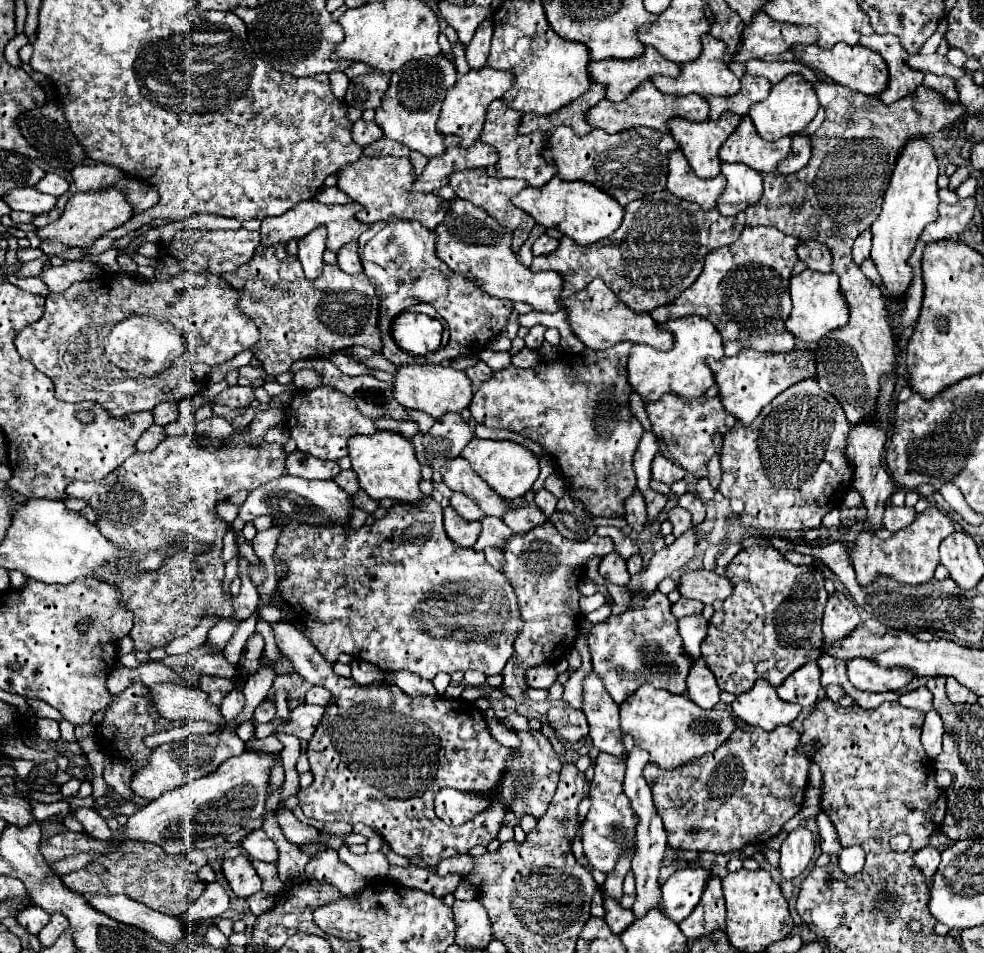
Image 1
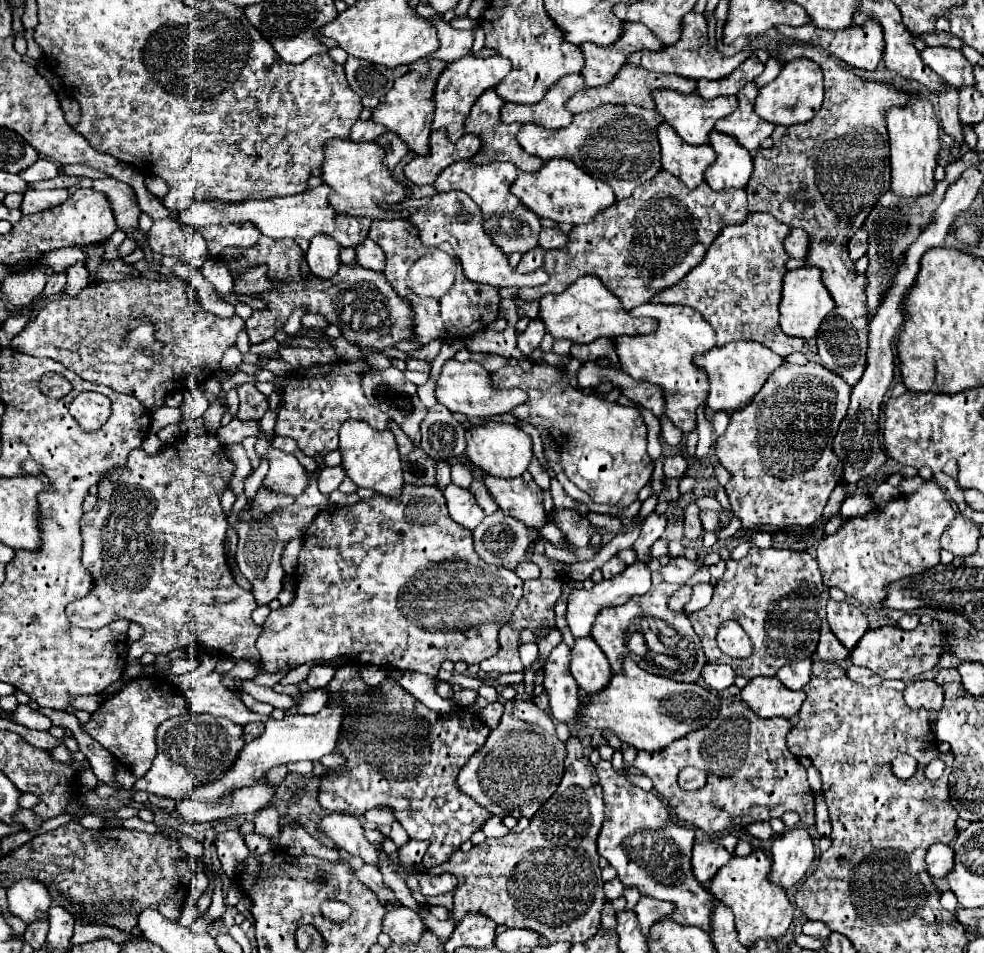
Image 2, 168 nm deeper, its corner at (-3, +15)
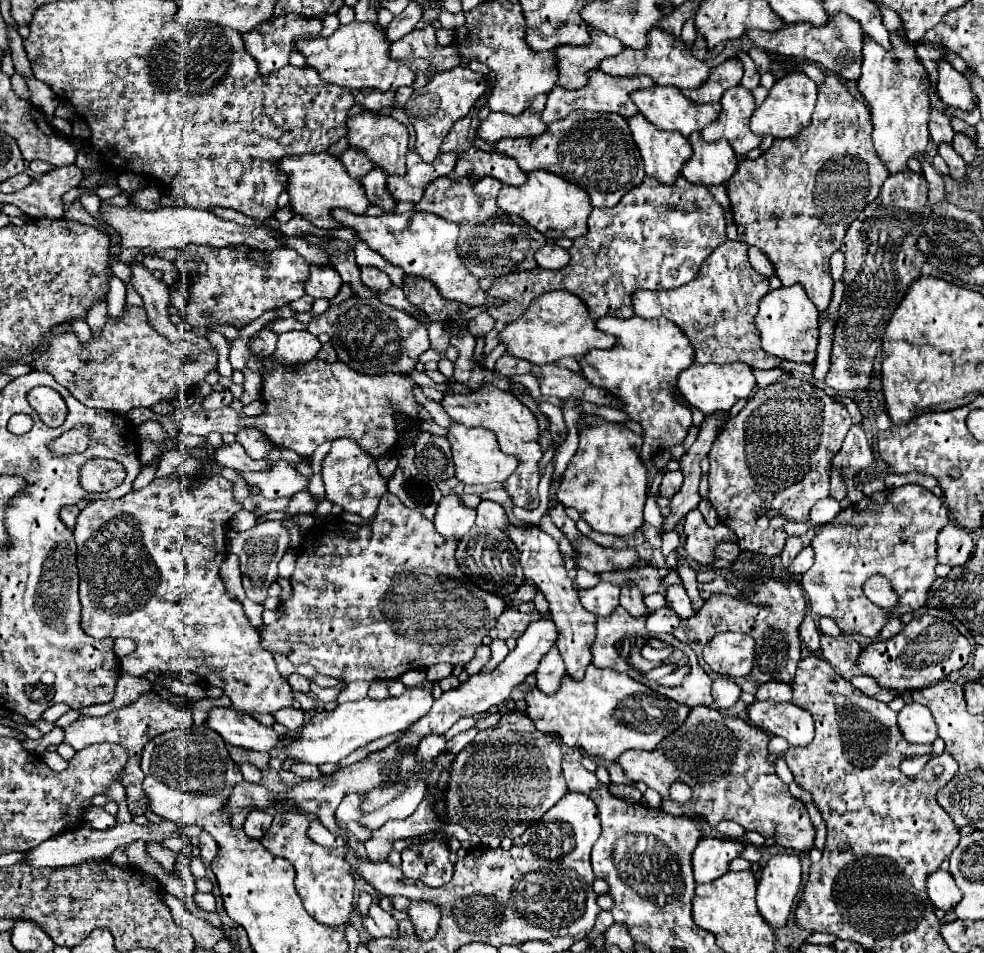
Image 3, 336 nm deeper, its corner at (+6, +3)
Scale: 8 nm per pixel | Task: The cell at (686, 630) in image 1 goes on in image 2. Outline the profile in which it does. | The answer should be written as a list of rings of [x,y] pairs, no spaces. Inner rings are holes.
[[[699,583],[693,587],[693,595],[691,595],[691,601],[687,603],[685,607],[685,613],[693,613],[693,611],[699,611],[703,609],[705,605],[709,605],[713,597],[713,587],[709,583]]]

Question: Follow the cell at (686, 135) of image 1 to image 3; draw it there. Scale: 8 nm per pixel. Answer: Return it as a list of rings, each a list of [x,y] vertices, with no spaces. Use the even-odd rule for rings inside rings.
[[[652,87],[652,89],[642,89],[642,91],[636,91],[632,95],[632,101],[636,103],[638,111],[658,129],[662,131],[678,131],[682,133],[684,137],[690,137],[690,133],[694,131],[702,131],[704,127],[708,127],[712,121],[718,119],[720,115],[720,105],[718,103],[712,103],[712,105],[696,105],[694,101],[688,101],[680,89],[672,89],[672,87]]]

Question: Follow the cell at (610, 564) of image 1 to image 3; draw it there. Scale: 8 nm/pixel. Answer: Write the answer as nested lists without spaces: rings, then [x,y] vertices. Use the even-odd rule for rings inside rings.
[[[602,581],[592,589],[582,589],[580,603],[594,615],[608,615],[618,607],[618,595],[620,595],[618,585]]]

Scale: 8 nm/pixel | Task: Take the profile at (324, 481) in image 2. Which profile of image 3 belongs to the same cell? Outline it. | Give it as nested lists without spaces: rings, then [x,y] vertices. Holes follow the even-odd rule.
[[[304,489],[304,491],[300,491],[300,493],[296,493],[292,497],[286,513],[290,513],[290,515],[298,515],[298,513],[310,513],[310,515],[314,515],[316,507],[318,507],[318,501],[314,499],[314,495],[310,491]]]

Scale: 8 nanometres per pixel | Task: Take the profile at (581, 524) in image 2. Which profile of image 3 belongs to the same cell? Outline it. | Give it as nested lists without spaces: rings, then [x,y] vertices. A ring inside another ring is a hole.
[[[588,537],[570,541],[576,555],[578,555],[578,567],[602,573],[602,571],[614,571],[614,569],[628,569],[638,561],[638,553],[634,549],[606,549],[594,543]]]

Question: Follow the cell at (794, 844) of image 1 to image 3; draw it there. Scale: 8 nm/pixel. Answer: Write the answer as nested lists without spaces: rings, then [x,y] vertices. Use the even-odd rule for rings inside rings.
[[[776,853],[768,859],[758,879],[756,903],[762,917],[774,927],[782,927],[790,915],[794,897],[802,883],[802,865],[796,853]]]

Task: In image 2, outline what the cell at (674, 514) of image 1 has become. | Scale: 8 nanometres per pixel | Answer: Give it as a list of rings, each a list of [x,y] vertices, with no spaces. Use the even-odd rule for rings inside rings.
[[[691,503],[685,511],[685,537],[689,541],[695,541],[701,533],[703,533],[703,525],[699,519],[699,507],[695,503]]]

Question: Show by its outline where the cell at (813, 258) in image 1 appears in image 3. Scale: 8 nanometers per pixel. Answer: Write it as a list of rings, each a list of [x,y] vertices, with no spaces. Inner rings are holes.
[[[750,247],[750,249],[748,249],[748,259],[750,259],[752,267],[754,267],[758,273],[764,273],[766,277],[776,275],[776,267],[774,267],[772,261],[768,259],[768,255],[764,255],[764,251],[760,251],[760,249],[756,249],[756,247]]]

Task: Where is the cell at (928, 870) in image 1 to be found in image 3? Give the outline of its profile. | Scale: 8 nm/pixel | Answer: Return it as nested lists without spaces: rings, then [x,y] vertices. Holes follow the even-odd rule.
[[[942,869],[934,871],[926,879],[926,889],[928,889],[930,901],[938,909],[944,909],[944,911],[952,909],[952,905],[960,901],[960,889],[956,889],[956,883],[948,871],[942,871]]]

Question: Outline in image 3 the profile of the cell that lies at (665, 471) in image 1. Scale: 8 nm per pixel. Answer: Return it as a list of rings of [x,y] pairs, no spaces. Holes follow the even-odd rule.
[[[666,471],[664,479],[660,483],[660,495],[662,497],[672,497],[682,485],[682,473],[680,471]]]

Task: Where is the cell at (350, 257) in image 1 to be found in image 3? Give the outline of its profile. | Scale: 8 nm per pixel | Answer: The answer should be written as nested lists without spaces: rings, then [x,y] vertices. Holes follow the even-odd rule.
[[[362,265],[360,267],[360,279],[366,287],[376,289],[376,291],[386,291],[392,287],[392,281],[388,279],[388,275],[384,271],[380,271],[378,267],[370,267],[370,265]]]

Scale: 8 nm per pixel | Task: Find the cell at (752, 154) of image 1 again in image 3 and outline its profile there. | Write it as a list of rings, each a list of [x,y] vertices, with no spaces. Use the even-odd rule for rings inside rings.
[[[738,85],[724,93],[720,105],[720,117],[712,125],[708,125],[708,129],[702,131],[702,137],[710,143],[724,137],[732,145],[734,153],[738,157],[744,157],[750,149],[756,149],[762,143],[762,137],[750,131],[750,117],[756,107],[754,97],[748,89]]]

